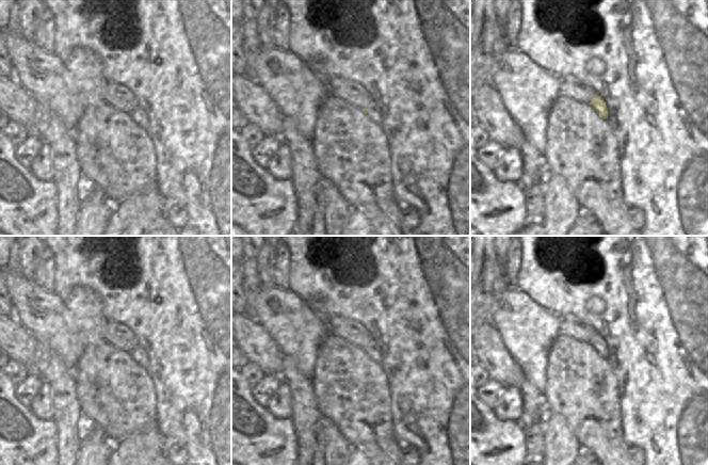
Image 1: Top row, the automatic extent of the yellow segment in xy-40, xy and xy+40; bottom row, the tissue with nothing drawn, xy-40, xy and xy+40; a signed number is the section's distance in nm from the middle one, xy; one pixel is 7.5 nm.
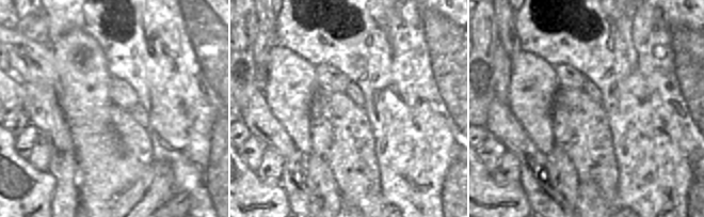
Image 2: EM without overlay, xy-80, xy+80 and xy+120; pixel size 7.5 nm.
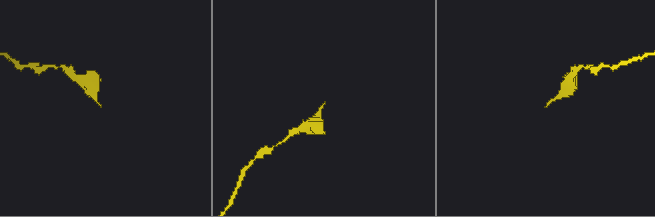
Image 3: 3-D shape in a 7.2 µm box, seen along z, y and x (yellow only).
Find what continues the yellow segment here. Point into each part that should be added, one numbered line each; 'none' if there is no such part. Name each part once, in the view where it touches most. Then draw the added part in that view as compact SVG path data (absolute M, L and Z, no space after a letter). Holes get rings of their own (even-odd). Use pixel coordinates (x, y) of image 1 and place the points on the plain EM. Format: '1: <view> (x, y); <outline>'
1: xy (373, 352); M370 343L367 346L366 354L369 356L369 358L371 358L372 360L376 363L382 362L382 353L375 343Z

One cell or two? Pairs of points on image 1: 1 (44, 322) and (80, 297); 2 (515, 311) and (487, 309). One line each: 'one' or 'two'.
1: two
2: two

